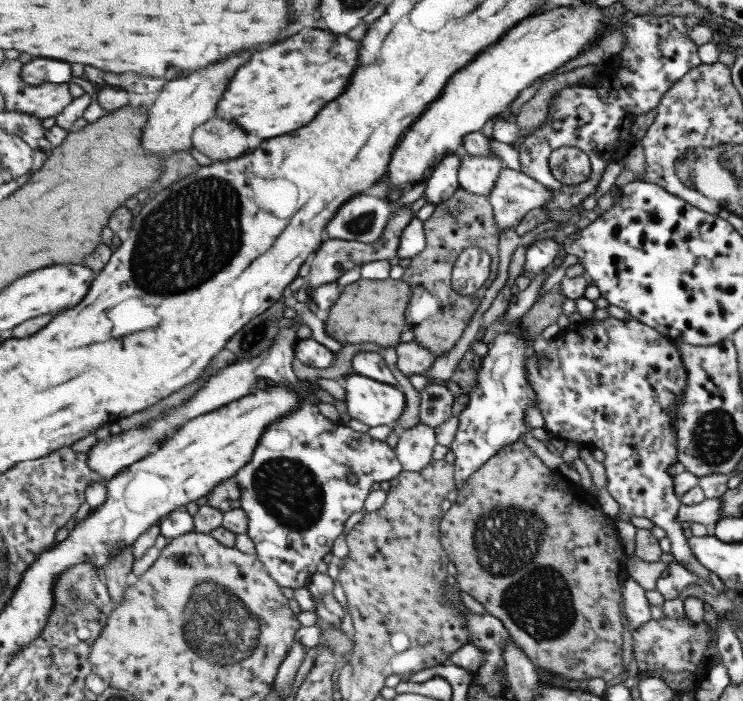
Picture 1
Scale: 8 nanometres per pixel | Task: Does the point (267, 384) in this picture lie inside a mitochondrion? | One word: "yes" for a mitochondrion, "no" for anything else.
no

